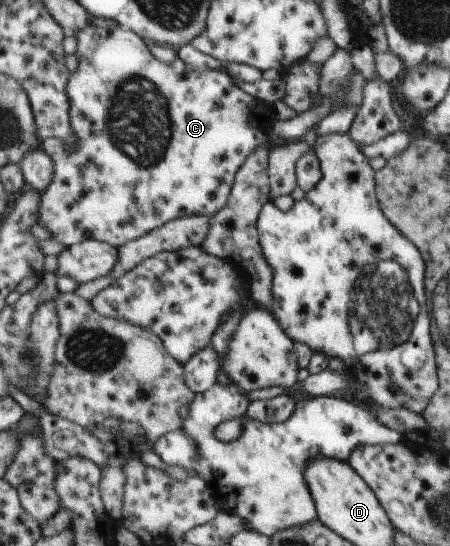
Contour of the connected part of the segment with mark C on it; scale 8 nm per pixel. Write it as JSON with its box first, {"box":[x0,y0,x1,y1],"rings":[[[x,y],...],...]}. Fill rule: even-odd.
{"box":[38,24,280,248],"rings":[[[90,24],[74,36],[78,42],[76,58],[78,58],[79,65],[69,78],[67,93],[68,98],[71,98],[71,123],[78,135],[79,142],[68,145],[56,137],[48,137],[43,140],[44,151],[52,157],[55,166],[55,177],[52,184],[41,193],[38,224],[44,226],[52,238],[59,243],[71,247],[88,239],[98,239],[120,248],[127,242],[135,241],[170,221],[198,215],[208,217],[217,215],[228,204],[235,184],[236,173],[248,160],[250,154],[258,150],[259,146],[264,143],[270,147],[280,143],[280,138],[275,134],[273,122],[269,132],[264,130],[265,122],[263,121],[266,118],[264,101],[256,100],[256,97],[247,94],[242,88],[238,88],[235,79],[228,72],[222,72],[218,69],[194,70],[186,62],[182,63],[177,56],[175,62],[172,63],[160,61],[148,50],[148,41],[122,26],[108,30],[108,28]]]}

